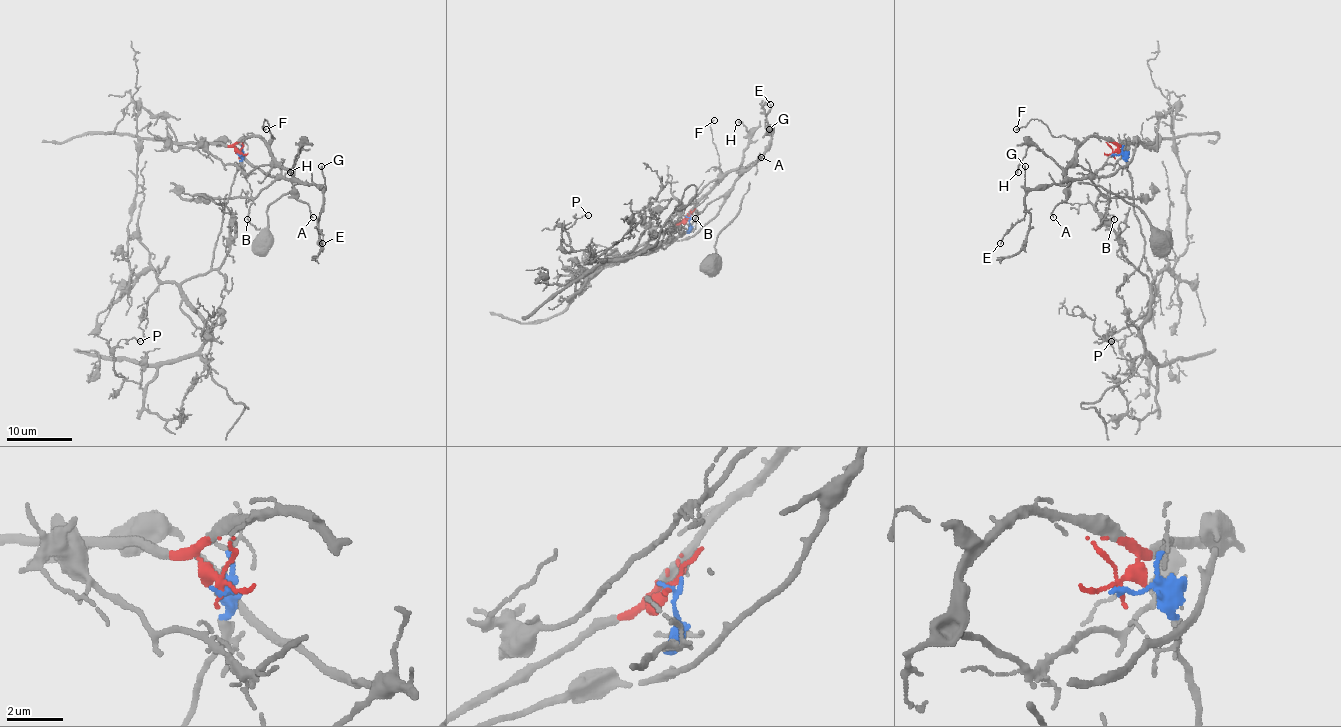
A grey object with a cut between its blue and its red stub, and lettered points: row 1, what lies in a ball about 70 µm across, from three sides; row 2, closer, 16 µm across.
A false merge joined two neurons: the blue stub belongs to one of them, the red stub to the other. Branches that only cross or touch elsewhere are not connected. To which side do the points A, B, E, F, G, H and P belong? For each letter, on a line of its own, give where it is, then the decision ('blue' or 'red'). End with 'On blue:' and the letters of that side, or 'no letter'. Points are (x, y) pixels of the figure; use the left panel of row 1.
A: place (313, 217); red
B: place (247, 219); red
E: place (322, 243); red
F: place (266, 129); red
G: place (321, 166); red
H: place (290, 172); red
P: place (140, 341); blue
On blue: P

